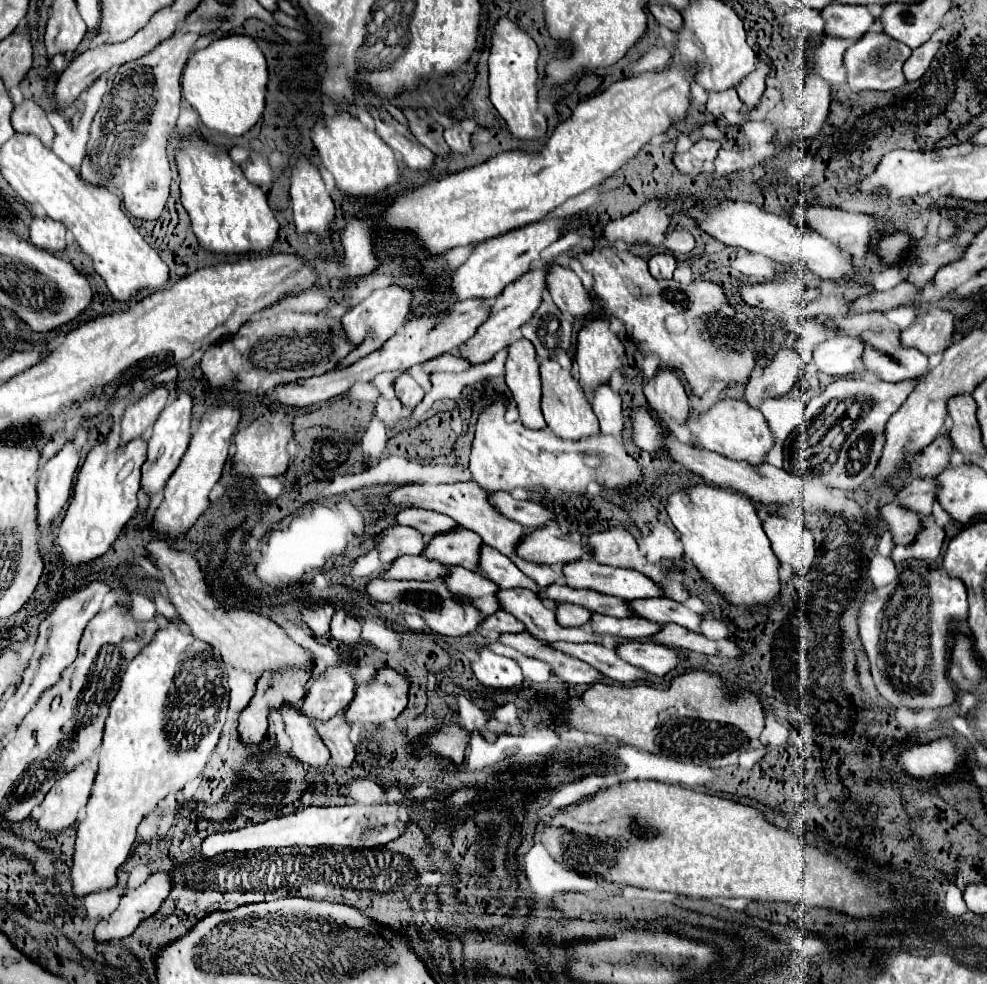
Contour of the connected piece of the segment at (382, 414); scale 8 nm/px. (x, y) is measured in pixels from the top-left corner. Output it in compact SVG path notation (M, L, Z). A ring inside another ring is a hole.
M378 397L376 401L376 409L374 409L374 415L386 423L388 427L396 425L400 421L400 411L402 411L402 405L400 401L394 397L394 399L384 399L384 397Z

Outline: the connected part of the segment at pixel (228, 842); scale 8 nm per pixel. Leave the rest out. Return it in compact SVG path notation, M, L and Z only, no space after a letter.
M396 803L392 805L342 805L342 807L308 807L292 815L268 819L260 825L244 827L228 833L214 833L204 839L198 857L212 859L224 853L244 853L280 847L352 847L352 849L372 849L386 845L388 841L402 835L406 823L398 819Z

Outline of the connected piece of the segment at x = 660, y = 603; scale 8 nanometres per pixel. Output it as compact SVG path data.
M644 599L644 601L632 601L632 609L636 609L636 613L640 613L640 617L644 619L652 619L652 621L660 621L664 623L676 623L682 627L688 627L696 633L700 633L700 623L702 623L702 615L690 611L688 607L684 607L678 601L672 599Z

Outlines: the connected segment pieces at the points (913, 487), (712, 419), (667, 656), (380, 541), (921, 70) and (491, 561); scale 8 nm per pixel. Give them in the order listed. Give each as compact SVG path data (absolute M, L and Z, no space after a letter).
M912 479L902 487L898 493L898 503L900 507L914 511L918 515L930 515L932 505L936 501L936 483L932 481L922 481L922 479Z
M726 397L718 403L714 403L702 415L694 415L690 411L684 425L698 439L700 447L714 451L714 453L722 453L722 455L732 457L736 461L748 461L748 463L760 465L764 461L764 455L772 447L772 435L770 435L770 429L768 429L764 415L744 399L738 401L738 399Z
M626 641L620 645L620 649L616 649L616 653L620 653L620 657L624 657L624 661L628 661L640 669L644 667L650 673L656 673L660 677L678 669L682 665L682 661L686 659L684 653L680 653L672 647L654 643L654 641Z
M394 525L376 537L376 547L380 549L380 561L388 567L402 555L422 555L426 539L412 527Z
M928 41L920 49L914 49L910 59L904 63L904 77L906 77L906 81L920 79L928 71L928 67L930 67L930 63L932 63L932 59L934 59L938 49L940 49L938 41Z
M484 545L484 549L480 551L480 569L484 577L496 581L496 585L500 585L502 589L524 587L530 589L534 595L538 595L538 585L530 577L520 573L520 569L516 569L516 565L508 561L508 557L504 557L500 551L488 545Z

